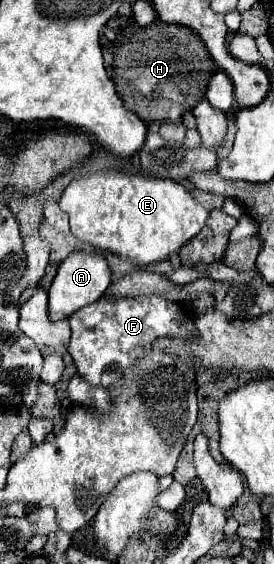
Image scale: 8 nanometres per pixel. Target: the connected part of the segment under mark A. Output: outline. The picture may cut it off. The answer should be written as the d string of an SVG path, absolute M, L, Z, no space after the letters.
M74 251L70 253L58 267L58 273L50 285L48 291L48 307L50 307L50 319L60 321L70 317L80 307L86 307L94 301L98 301L106 289L110 287L110 267L102 255L88 253L88 251Z

